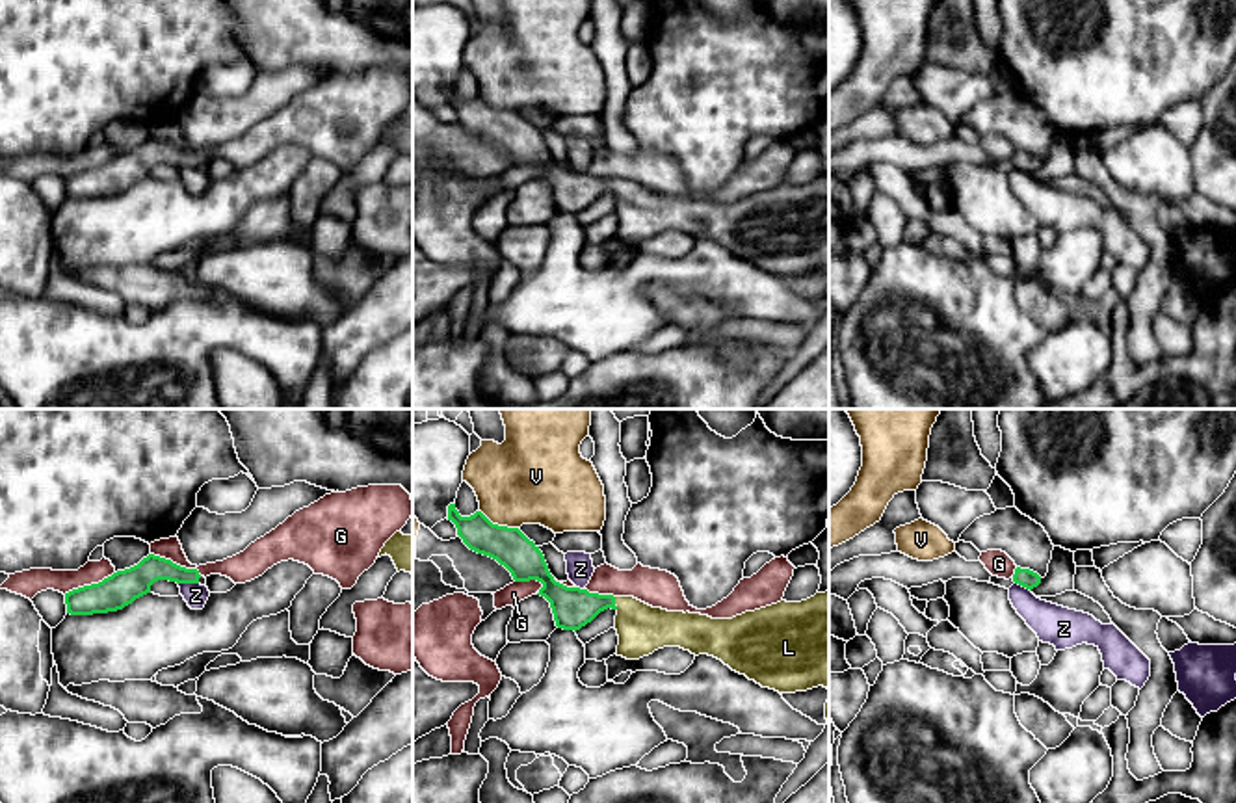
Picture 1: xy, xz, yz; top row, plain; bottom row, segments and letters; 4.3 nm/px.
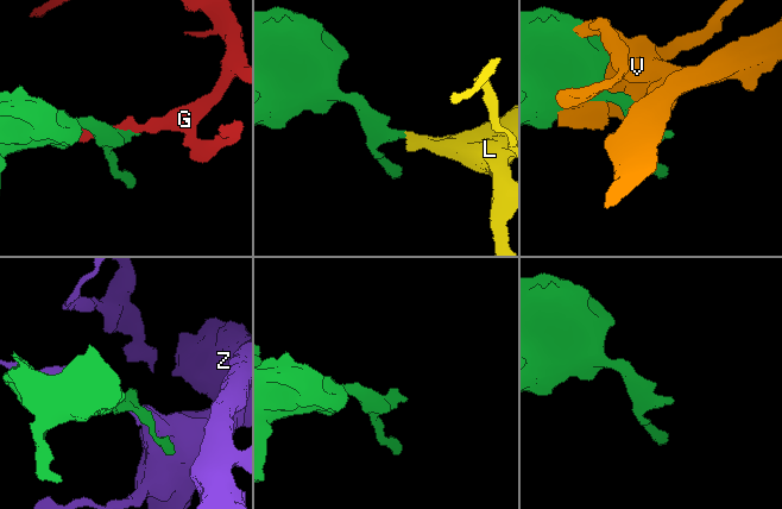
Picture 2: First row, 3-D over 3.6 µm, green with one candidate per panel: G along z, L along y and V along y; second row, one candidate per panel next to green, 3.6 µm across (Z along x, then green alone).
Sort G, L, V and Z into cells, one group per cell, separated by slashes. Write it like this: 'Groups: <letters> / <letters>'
Groups: G / L / V / Z

